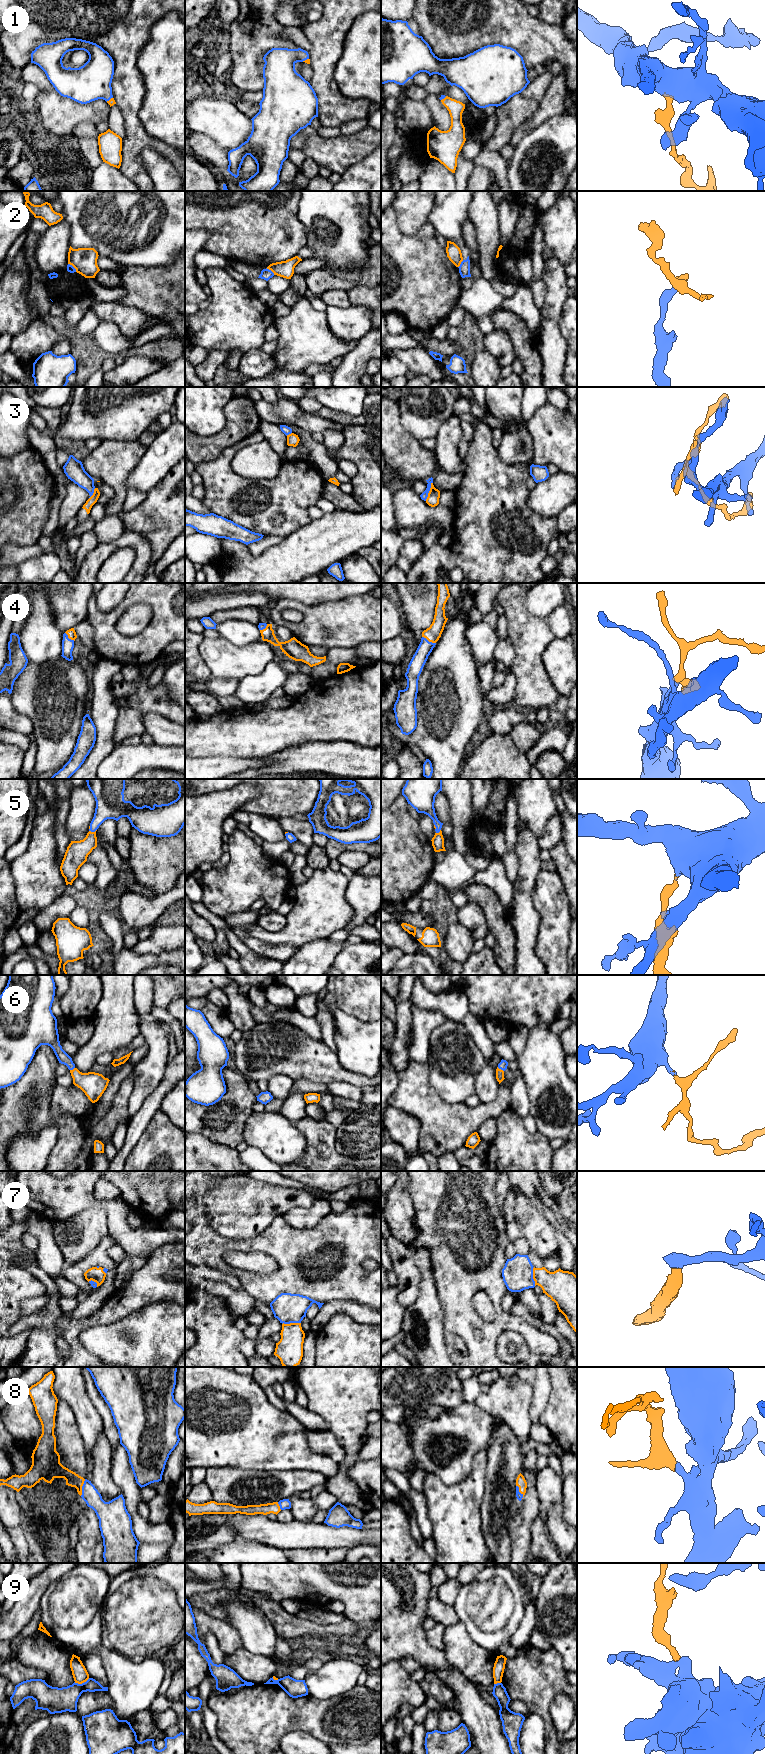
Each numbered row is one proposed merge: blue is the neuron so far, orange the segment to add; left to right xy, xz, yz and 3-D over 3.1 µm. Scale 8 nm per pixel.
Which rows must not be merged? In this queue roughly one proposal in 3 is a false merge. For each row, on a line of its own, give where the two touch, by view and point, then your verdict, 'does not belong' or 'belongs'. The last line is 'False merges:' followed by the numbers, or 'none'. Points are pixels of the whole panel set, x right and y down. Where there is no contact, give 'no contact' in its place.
1: meets blue in xy at (109, 99); belongs
2: meets blue in xz at (270, 270); does not belong
3: meets blue in yz at (429, 490); does not belong
4: meets blue in yz at (428, 641); belongs
5: meets blue in xy at (91, 831); belongs
6: meets blue in yz at (500, 1068); belongs
7: meets blue in xz at (291, 1322); belongs
8: meets blue in xy at (82, 1487); belongs
9: meets blue in xy at (82, 1683); does not belong
False merges: 2, 3, 9

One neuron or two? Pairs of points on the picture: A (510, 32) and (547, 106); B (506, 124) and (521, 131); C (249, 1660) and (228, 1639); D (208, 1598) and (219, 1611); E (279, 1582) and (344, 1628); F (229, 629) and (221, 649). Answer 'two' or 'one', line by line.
A: two
B: two
C: two
D: one
E: two
F: two

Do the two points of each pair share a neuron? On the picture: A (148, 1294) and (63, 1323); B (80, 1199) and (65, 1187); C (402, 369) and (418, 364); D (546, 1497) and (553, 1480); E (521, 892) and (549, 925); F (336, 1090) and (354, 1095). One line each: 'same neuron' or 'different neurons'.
A: same neuron
B: same neuron
C: different neurons
D: same neuron
E: different neurons
F: same neuron

